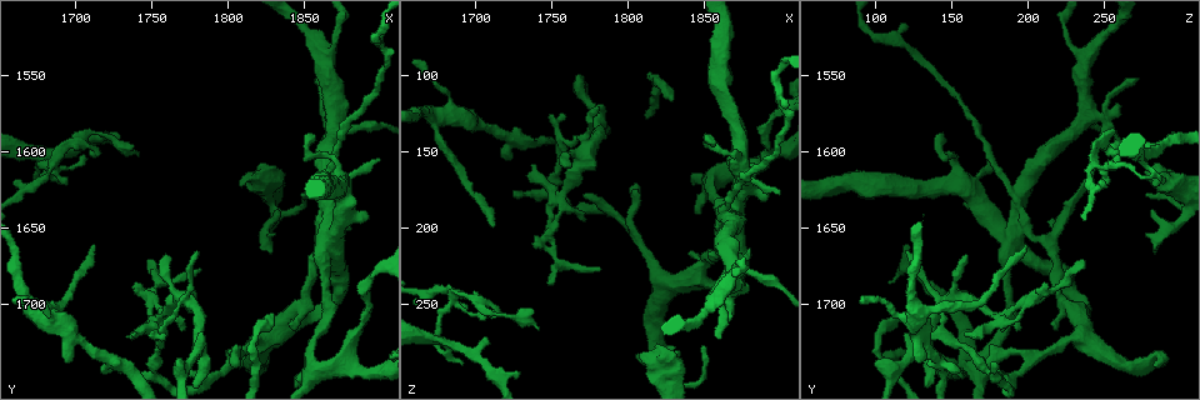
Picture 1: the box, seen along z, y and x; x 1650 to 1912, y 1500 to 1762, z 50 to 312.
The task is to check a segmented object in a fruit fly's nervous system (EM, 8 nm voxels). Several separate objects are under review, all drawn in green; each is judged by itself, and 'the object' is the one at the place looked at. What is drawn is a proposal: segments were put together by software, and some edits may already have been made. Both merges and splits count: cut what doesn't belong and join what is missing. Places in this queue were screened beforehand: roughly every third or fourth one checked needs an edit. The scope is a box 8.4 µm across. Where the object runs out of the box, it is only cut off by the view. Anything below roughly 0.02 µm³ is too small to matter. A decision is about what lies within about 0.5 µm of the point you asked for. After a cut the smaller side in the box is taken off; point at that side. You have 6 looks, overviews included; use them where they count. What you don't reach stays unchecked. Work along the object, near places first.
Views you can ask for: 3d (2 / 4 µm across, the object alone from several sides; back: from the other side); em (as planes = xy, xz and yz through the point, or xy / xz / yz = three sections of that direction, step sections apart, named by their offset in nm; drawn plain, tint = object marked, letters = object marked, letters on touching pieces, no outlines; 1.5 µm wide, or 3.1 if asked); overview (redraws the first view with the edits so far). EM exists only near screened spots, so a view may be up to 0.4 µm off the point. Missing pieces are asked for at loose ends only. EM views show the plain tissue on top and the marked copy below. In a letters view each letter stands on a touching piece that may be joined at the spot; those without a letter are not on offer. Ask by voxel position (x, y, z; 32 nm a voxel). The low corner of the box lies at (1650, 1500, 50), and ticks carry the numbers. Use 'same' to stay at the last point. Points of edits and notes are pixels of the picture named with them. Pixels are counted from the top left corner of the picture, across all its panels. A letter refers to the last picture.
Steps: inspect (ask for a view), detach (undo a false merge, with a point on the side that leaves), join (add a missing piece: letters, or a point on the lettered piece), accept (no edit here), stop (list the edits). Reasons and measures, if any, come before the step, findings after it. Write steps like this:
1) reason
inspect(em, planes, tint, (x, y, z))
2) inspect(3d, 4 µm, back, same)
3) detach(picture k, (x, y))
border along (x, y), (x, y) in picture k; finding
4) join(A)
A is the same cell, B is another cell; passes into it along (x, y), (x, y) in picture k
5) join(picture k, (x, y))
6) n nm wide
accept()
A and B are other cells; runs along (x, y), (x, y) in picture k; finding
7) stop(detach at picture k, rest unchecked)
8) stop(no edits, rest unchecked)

free end
inspect(em, xz, step 8, tint, (1758, 1718, 126))

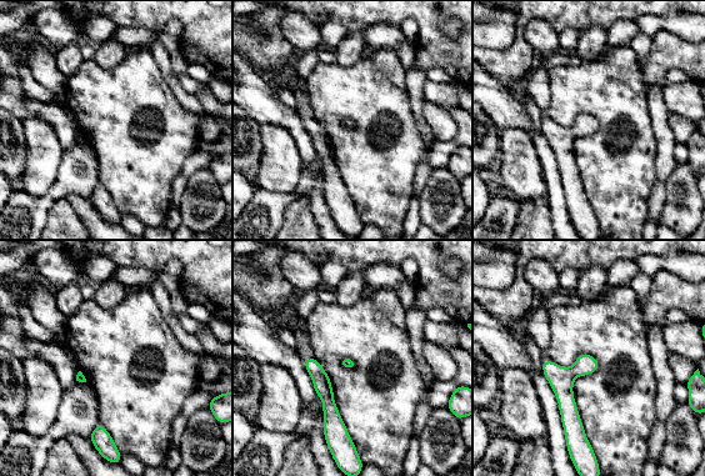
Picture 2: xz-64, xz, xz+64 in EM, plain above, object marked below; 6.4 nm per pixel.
inspect(em, yz, step 4, letters, same)

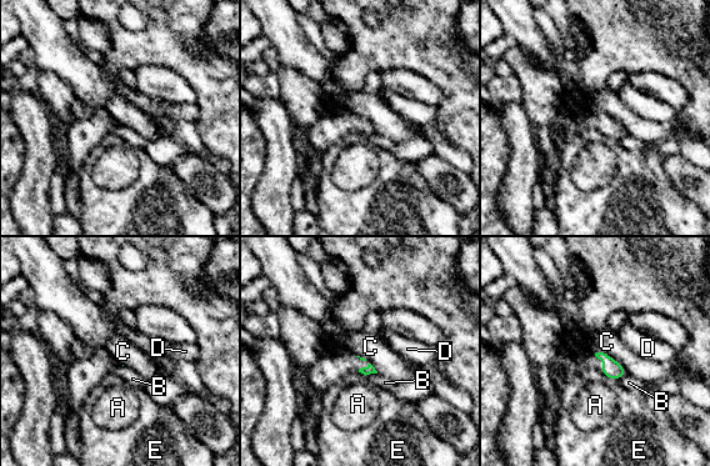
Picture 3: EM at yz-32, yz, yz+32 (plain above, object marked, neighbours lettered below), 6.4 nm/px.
accept()
A, B, C, D and E are other cells; border along (599, 370), (614, 380) in picture 3; no lettered piece goes on from it

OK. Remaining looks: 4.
three-way junction
inspect(3d, 4 µm, (1686, 1608, 246))

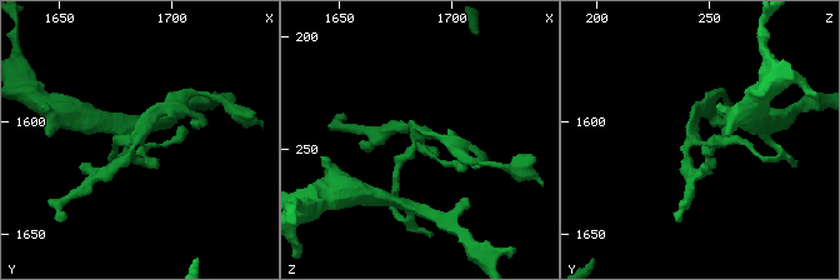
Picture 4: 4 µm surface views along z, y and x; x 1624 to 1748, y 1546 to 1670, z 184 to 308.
inspect(em, xz, step 8, letters, (1685, 1608, 246))

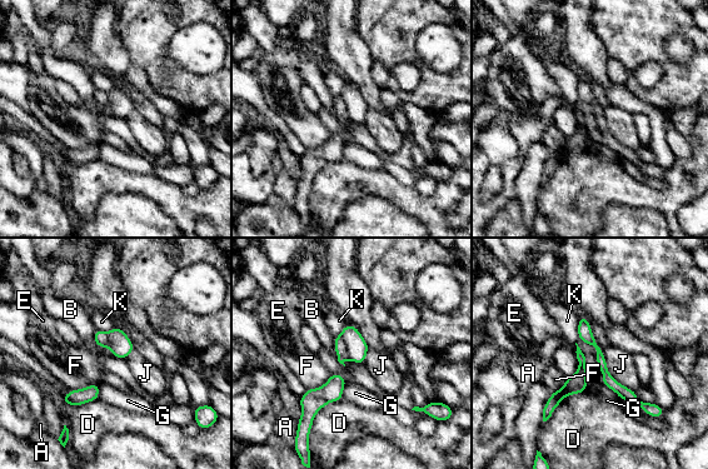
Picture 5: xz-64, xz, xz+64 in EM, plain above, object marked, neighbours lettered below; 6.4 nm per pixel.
detach(picture 5, (357, 348))
A, B, D, E, F, G, J and K are other cells; border along (340, 334), (347, 354), (350, 358) in picture 5; two neurons meet here

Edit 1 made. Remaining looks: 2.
inspect(em, planes, tint, (1780, 1664, 120))

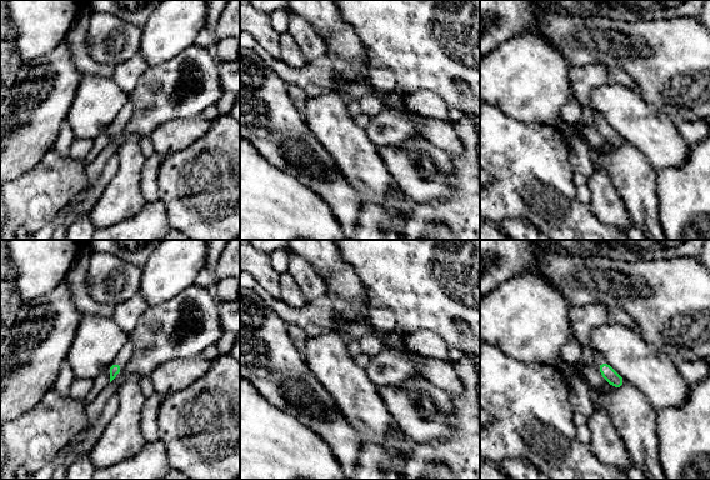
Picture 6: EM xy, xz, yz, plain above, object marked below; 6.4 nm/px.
see the neighbours
inspect(em, planes, letters, same)

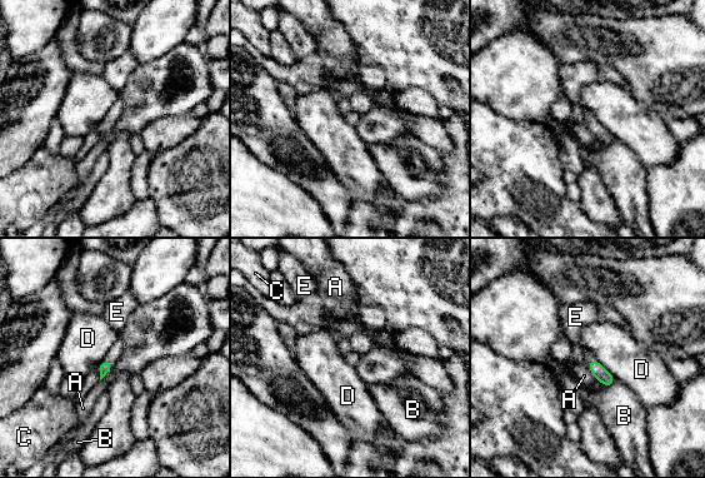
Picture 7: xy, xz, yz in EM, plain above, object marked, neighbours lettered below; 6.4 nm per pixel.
D touches over 180 nm
accept()
A, B, C, D and E are other cells; border along (98, 366), (100, 379) in picture 7; none of them fits

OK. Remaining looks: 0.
stop(detach at picture 5, rest unchecked)

